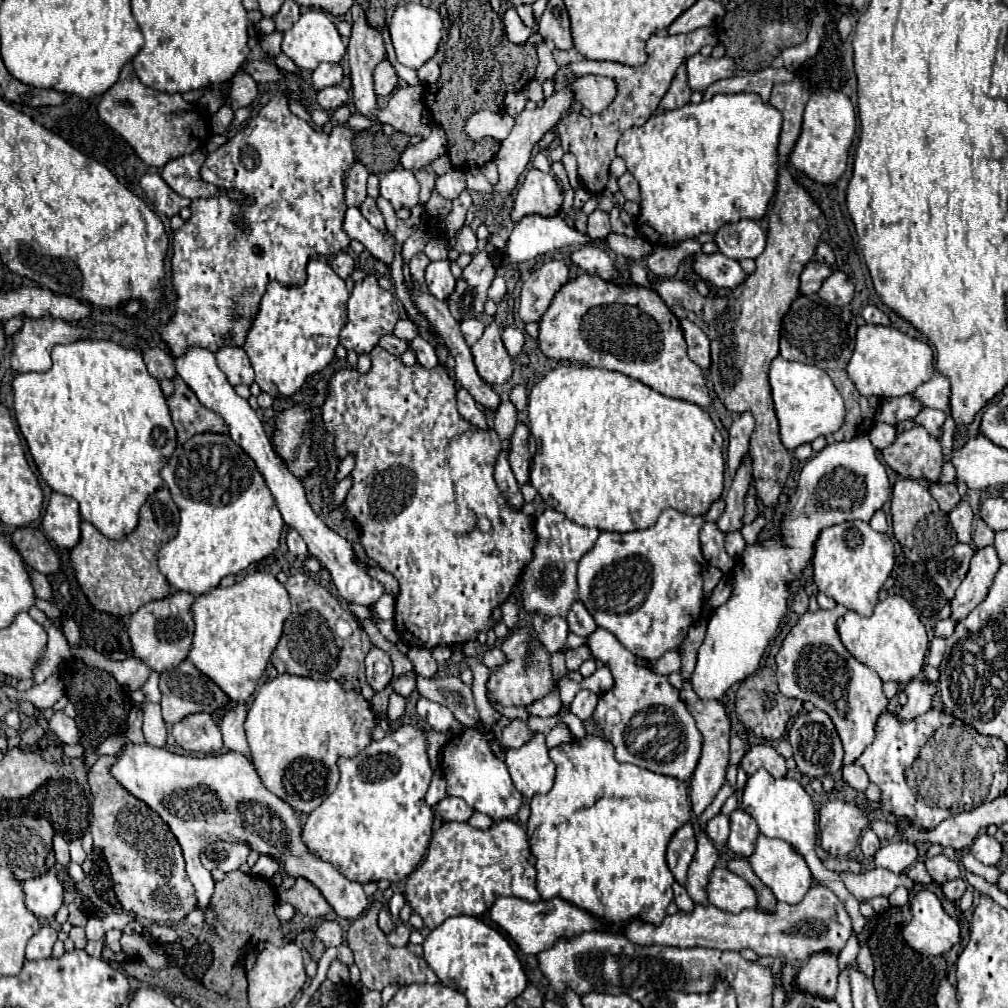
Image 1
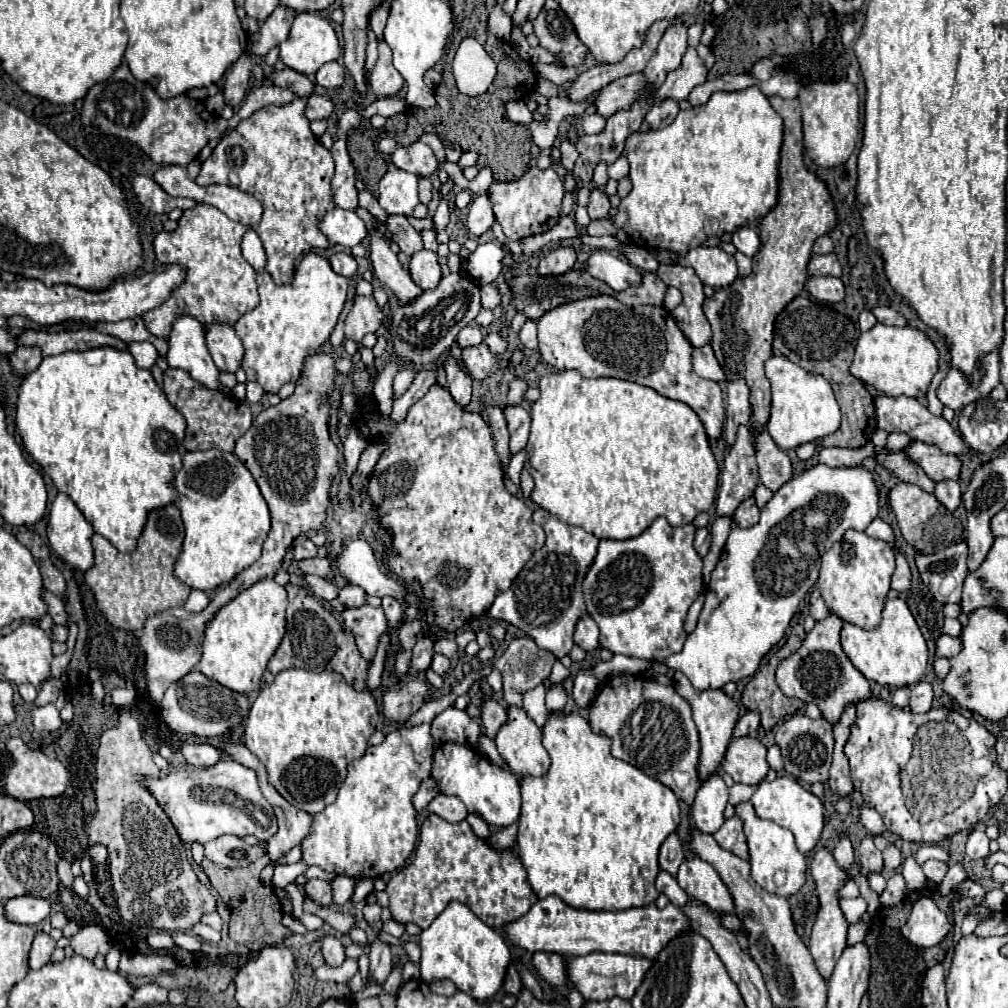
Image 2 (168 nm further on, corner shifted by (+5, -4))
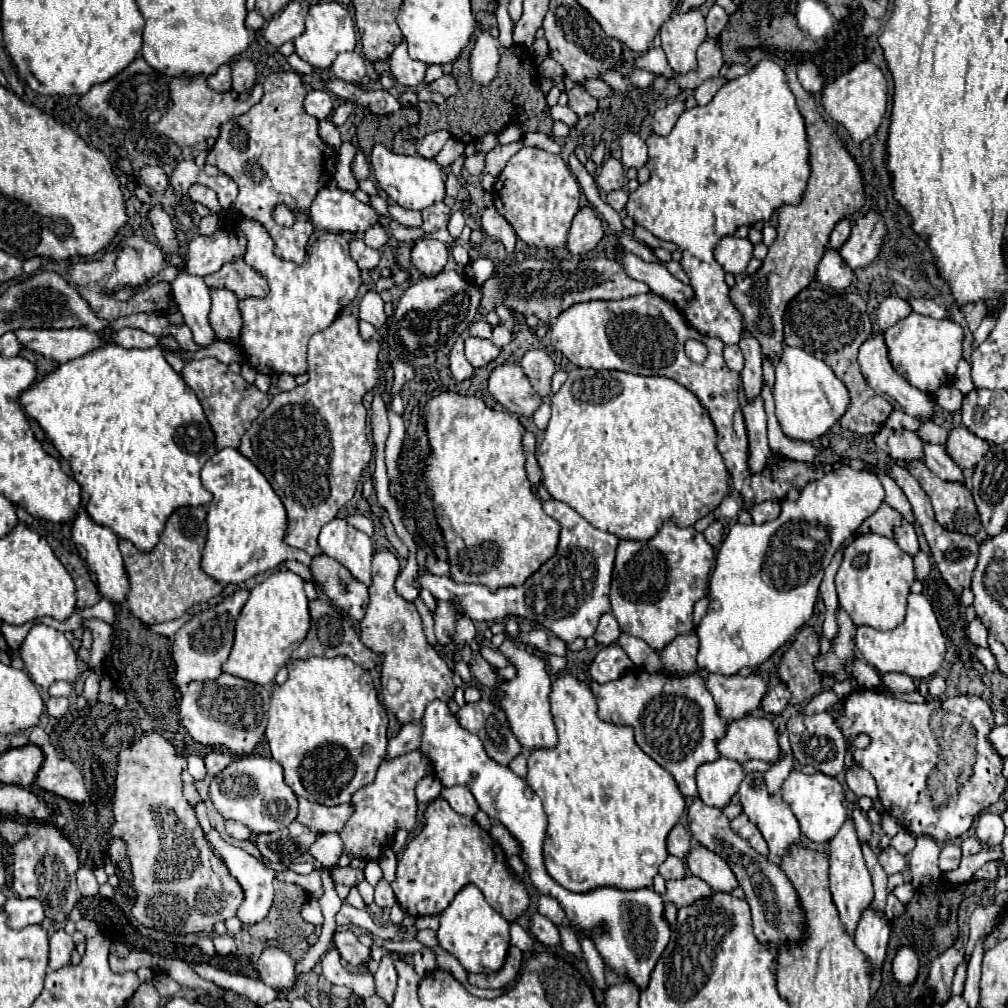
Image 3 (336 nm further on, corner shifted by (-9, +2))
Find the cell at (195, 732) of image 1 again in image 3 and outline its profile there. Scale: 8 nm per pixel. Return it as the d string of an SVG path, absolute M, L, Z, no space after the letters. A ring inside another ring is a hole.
M215 749L205 755L205 765L207 765L207 771L209 771L211 775L221 773L231 761L233 761L233 759L231 759L229 753L221 753L221 751L215 751Z

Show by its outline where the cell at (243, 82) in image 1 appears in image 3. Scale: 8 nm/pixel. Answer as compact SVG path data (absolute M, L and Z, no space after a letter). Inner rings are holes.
M235 59L231 63L231 75L233 75L233 91L237 93L245 93L251 91L251 87L255 85L257 79L257 71L255 71L255 63L249 59Z

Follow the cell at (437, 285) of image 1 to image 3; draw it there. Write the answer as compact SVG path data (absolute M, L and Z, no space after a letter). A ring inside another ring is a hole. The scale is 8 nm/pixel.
M421 239L411 249L411 265L419 269L421 275L439 275L447 263L447 247L437 239Z

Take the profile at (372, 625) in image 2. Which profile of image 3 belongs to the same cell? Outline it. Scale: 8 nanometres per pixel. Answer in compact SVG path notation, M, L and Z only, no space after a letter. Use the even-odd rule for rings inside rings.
M317 555L317 557L311 557L311 563L309 563L309 571L311 571L311 581L317 583L321 587L321 591L339 607L343 609L351 619L363 619L363 611L367 609L367 585L361 583L359 579L353 577L353 573L343 567L337 559L333 557L327 557L327 555Z

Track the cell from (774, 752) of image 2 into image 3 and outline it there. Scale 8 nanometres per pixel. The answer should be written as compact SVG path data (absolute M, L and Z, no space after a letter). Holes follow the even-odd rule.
M783 731L781 733L781 739L779 739L779 747L781 747L781 761L779 763L773 763L767 771L759 773L759 771L751 771L751 773L745 773L741 785L739 785L739 801L741 801L741 807L743 807L743 813L749 817L749 821L753 825L759 827L759 831L763 833L767 845L769 845L769 859L773 863L781 863L781 857L791 849L791 845L795 843L801 843L801 829L799 829L799 823L793 815L793 811L789 809L789 805L783 801L781 797L781 787L783 787L783 781L787 779L787 775L791 773L793 769L793 755L791 755L791 745L789 745L789 737L787 733Z

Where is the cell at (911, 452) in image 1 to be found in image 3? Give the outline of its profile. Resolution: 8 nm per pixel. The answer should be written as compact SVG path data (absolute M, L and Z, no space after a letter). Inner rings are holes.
M965 427L953 429L947 439L947 451L951 451L951 457L955 463L965 469L965 467L975 467L983 455L989 451L989 443L985 439L979 439L975 433L967 431Z

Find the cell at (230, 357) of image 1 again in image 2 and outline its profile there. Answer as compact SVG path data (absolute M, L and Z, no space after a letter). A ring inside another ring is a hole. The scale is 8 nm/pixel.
M213 323L207 333L207 347L209 353L221 373L235 373L243 361L243 345L241 339L235 335L233 327Z

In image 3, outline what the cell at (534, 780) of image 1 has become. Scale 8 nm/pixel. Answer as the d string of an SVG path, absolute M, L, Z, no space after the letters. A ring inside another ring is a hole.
M505 639L499 647L499 651L511 661L511 665L517 669L517 677L511 681L501 681L499 689L499 707L505 711L507 721L511 725L513 735L519 739L523 749L531 751L535 747L555 747L557 731L549 709L549 693L551 693L551 673L547 669L547 661L533 655L527 649L521 649L515 645L515 641Z

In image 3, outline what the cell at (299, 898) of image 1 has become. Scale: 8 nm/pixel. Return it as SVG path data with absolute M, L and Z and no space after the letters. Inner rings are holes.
M341 867L341 869L335 869L333 871L333 879L335 883L343 883L343 885L349 885L349 887L355 887L359 881L365 879L363 875L363 867Z

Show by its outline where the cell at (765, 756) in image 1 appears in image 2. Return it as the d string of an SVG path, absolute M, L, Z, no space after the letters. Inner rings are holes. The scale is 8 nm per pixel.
M751 737L731 739L721 771L729 773L735 783L757 785L769 773L767 747Z

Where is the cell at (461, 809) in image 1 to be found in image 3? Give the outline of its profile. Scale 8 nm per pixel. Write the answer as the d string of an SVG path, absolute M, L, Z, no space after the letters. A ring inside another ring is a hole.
M455 785L449 789L441 791L441 797L451 805L453 811L457 811L459 815L467 815L467 817L475 817L475 813L479 811L479 805L473 797L473 793L463 787L463 785Z

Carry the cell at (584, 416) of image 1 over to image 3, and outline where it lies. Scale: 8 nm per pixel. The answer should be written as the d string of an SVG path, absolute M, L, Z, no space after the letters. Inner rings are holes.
M573 369L569 371L567 381L561 385L561 389L551 397L551 419L545 429L543 443L537 449L537 461L543 471L543 485L549 491L549 495L557 501L567 503L573 507L581 517L585 517L593 527L613 533L619 539L633 539L633 541L649 541L651 537L657 535L661 525L667 519L673 519L677 527L691 527L697 519L709 515L711 511L717 509L717 505L723 501L727 495L727 483L729 483L729 473L725 469L723 457L719 455L717 447L717 433L715 427L699 403L699 399L679 385L677 381L669 377L643 377L643 375L633 375L633 373L623 373L623 371L595 371L595 369Z

